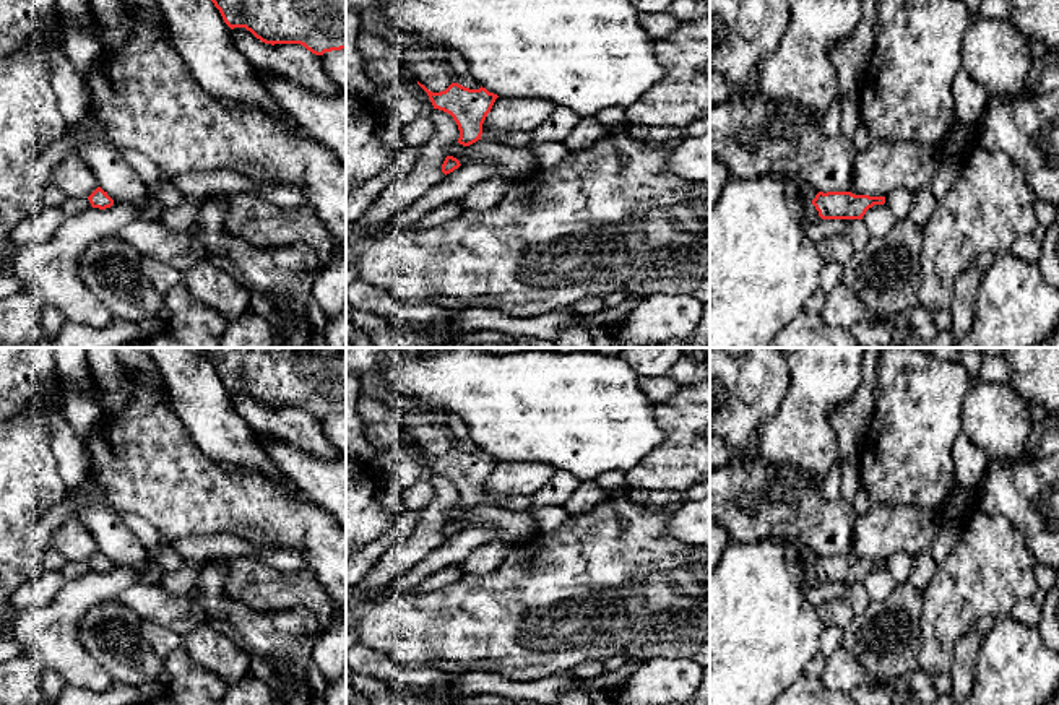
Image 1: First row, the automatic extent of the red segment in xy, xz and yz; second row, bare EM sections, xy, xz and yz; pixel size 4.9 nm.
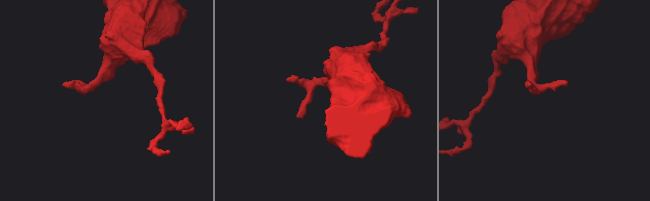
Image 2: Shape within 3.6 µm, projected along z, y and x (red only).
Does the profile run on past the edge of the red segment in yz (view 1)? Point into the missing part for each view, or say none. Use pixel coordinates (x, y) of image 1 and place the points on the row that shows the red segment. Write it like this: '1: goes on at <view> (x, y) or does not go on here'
1: does not go on here

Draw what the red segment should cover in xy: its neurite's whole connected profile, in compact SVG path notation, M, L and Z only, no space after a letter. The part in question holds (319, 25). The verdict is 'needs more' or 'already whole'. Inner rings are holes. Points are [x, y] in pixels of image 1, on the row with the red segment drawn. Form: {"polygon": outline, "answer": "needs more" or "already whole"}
{"polygon": "M211 0L224 23L245 28L265 44L300 44L315 55L346 49L346 0Z", "answer": "already whole"}

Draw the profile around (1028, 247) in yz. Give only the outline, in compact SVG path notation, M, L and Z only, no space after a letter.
M1033 234L1025 236L1012 244L1010 252L1025 262L1038 262L1041 257L1041 240Z

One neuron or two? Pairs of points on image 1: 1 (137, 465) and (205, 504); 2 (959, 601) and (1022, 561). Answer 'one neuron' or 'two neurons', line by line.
1: one neuron
2: one neuron

